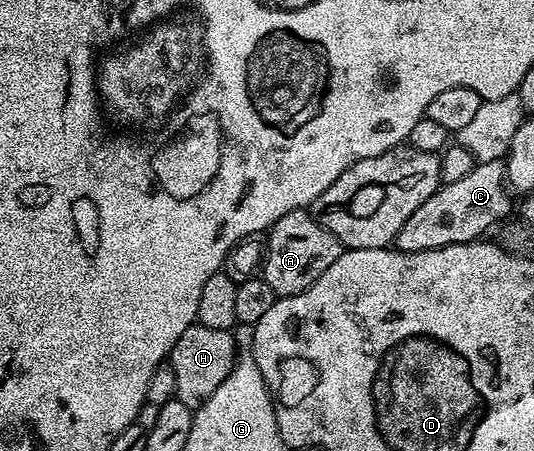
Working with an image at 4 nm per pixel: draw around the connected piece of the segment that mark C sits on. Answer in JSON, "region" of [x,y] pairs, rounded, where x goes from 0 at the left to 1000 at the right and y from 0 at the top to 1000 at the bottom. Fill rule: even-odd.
{"region":[[[940,355],[890,361],[884,386],[861,395],[861,404],[828,408],[809,430],[809,439],[794,448],[794,457],[779,457],[779,466],[772,466],[764,492],[749,501],[749,519],[742,519],[736,548],[747,559],[816,554],[824,545],[875,541],[908,525],[910,512],[931,488],[953,475],[953,432],[948,366]]]}

